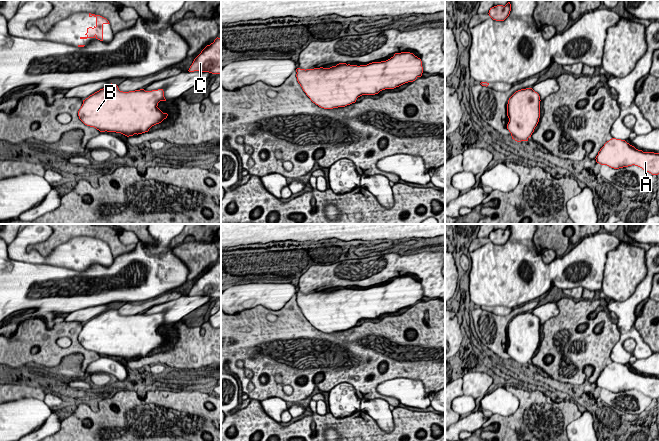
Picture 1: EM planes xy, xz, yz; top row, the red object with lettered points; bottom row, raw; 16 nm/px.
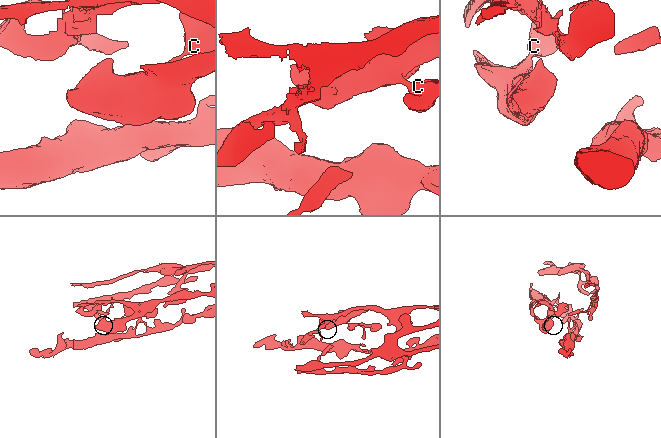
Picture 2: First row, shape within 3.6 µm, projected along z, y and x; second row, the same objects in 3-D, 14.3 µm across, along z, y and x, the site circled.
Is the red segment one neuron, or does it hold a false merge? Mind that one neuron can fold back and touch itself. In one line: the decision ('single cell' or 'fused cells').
fused cells

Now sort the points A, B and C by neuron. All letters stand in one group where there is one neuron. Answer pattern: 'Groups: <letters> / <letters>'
Groups: A C / B

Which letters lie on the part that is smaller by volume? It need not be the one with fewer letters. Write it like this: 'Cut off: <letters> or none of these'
Cut off: B

